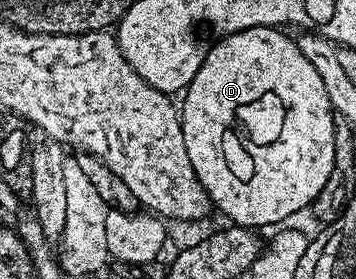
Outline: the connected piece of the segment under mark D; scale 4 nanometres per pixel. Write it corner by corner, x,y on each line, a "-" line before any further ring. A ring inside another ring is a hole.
279,27
274,28
247,28
246,30
242,30
241,32
235,32
234,34
230,34
229,36
223,36
222,39
217,40
215,44
213,44
212,49
206,54
206,58
202,62
202,66
198,66
198,74
194,74
194,78
191,82
188,83
188,87
183,89
182,97
184,96
184,108
179,109
180,114
180,129
182,130
182,134
186,138
186,154
190,154
190,166
194,166
194,174
198,174
198,182
202,182
202,186
206,190
206,194
208,195
209,201
213,205
216,204
221,208
222,211
225,212
226,215
229,216
231,223
233,225
239,226
241,228
250,228
253,230
261,230
260,228
268,228
271,224
276,224
275,226
283,225
285,222
291,221
288,220
291,218
295,212
300,212
307,209
313,202
314,198
318,198
318,194
322,190
322,186
326,186
326,178
330,178
330,174
334,170
334,111
330,104
330,99
326,96
326,89
322,84
322,78
318,76
317,70
311,66
309,59
305,57
304,54
299,49
297,41
293,39
291,36
288,37
286,33
287,31
281,30

